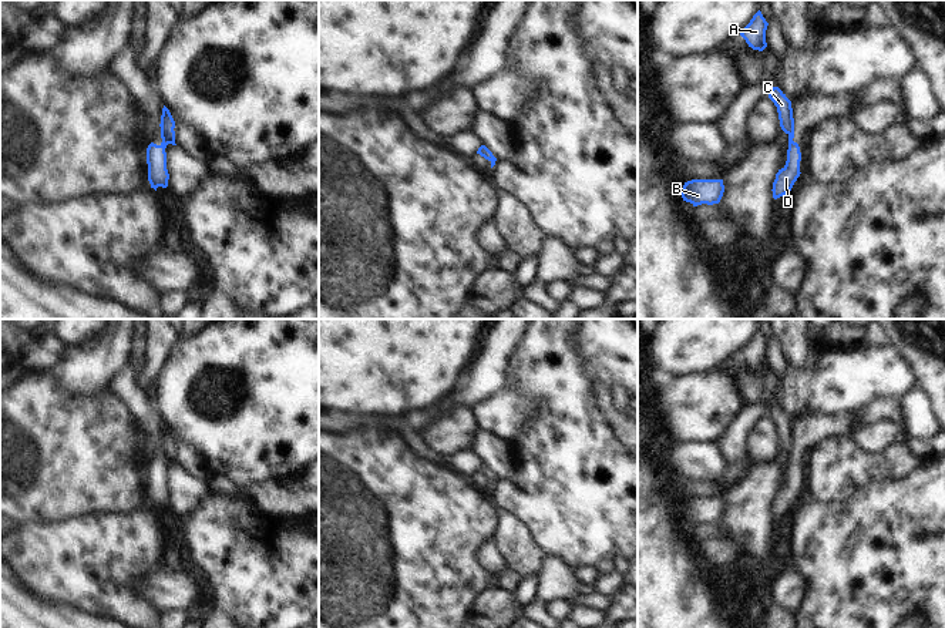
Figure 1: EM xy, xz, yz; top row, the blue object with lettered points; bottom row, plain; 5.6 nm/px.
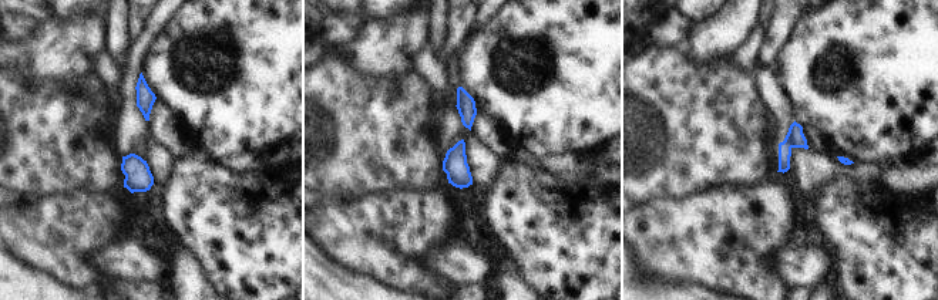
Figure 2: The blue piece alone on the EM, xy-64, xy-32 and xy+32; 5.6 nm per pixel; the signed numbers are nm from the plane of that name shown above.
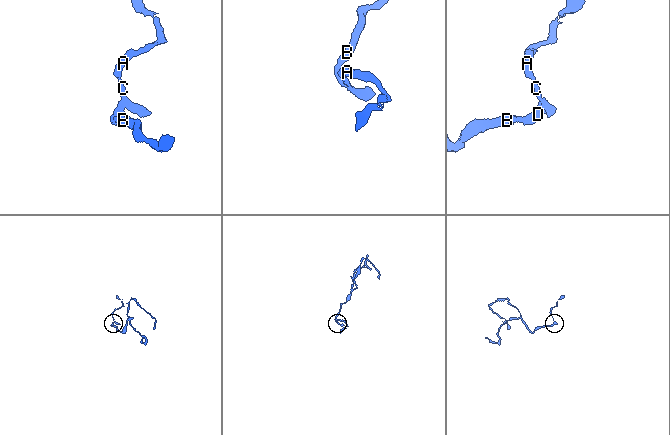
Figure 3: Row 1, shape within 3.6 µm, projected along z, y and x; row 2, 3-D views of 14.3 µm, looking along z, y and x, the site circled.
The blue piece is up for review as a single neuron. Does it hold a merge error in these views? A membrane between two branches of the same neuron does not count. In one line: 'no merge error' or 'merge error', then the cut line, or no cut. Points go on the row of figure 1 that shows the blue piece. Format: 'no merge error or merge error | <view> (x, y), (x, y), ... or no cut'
merge error | xy (161, 130), (170, 143)

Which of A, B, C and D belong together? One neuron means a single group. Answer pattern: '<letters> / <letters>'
A C / B D

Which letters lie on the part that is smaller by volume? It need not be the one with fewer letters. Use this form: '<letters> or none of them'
A, C.

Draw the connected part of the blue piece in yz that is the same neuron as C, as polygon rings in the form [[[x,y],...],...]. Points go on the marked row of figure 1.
[[[773,87],[770,90],[769,98],[777,107],[781,130],[790,135],[794,131],[791,101],[786,97],[786,94],[778,87]]]

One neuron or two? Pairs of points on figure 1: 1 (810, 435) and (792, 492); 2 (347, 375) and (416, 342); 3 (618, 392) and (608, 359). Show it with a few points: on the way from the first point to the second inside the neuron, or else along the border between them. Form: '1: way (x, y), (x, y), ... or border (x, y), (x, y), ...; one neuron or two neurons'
1: way (799, 449), (794, 457), (793, 477); one neuron
2: way (365, 358), (380, 342), (399, 342); one neuron
3: border (622, 386), (615, 383), (609, 388); two neurons

